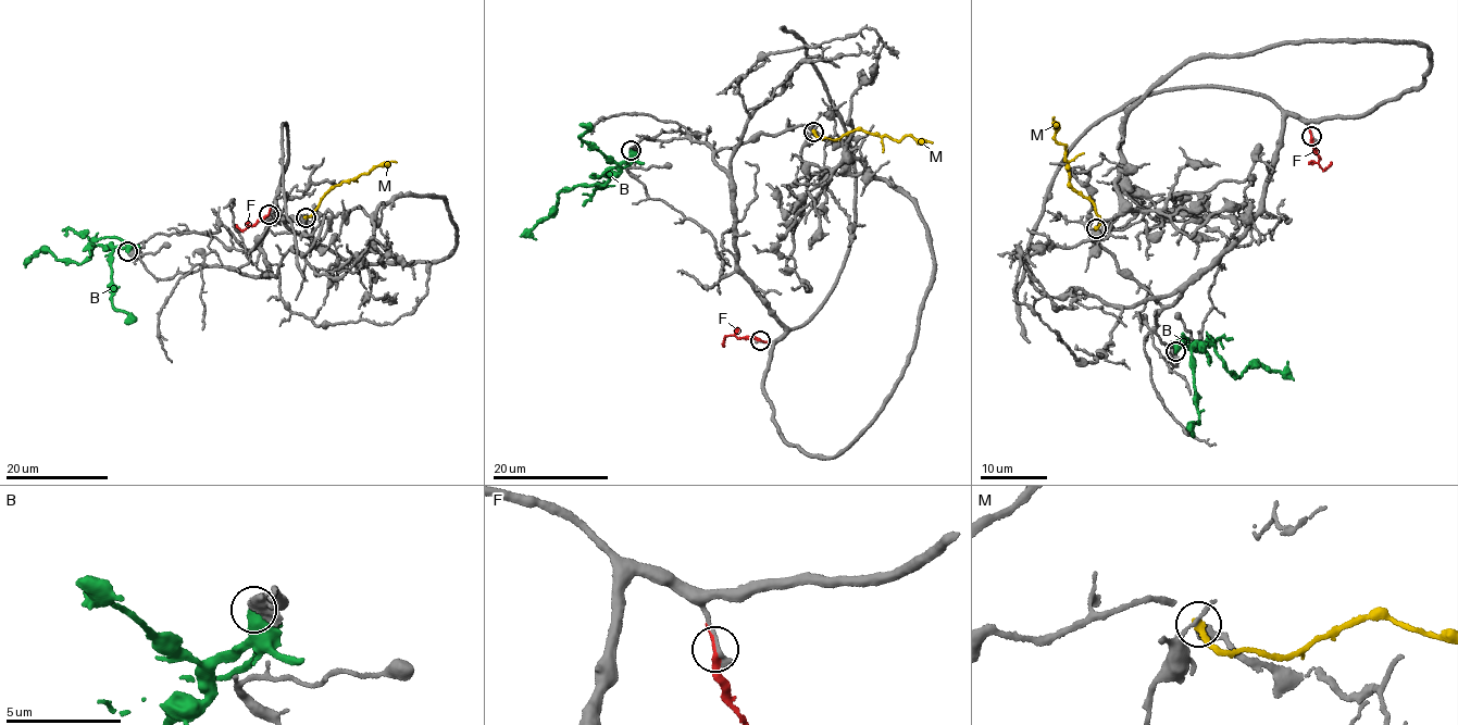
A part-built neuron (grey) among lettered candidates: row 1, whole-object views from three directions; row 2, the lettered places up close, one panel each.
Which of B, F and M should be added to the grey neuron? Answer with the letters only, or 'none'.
B

